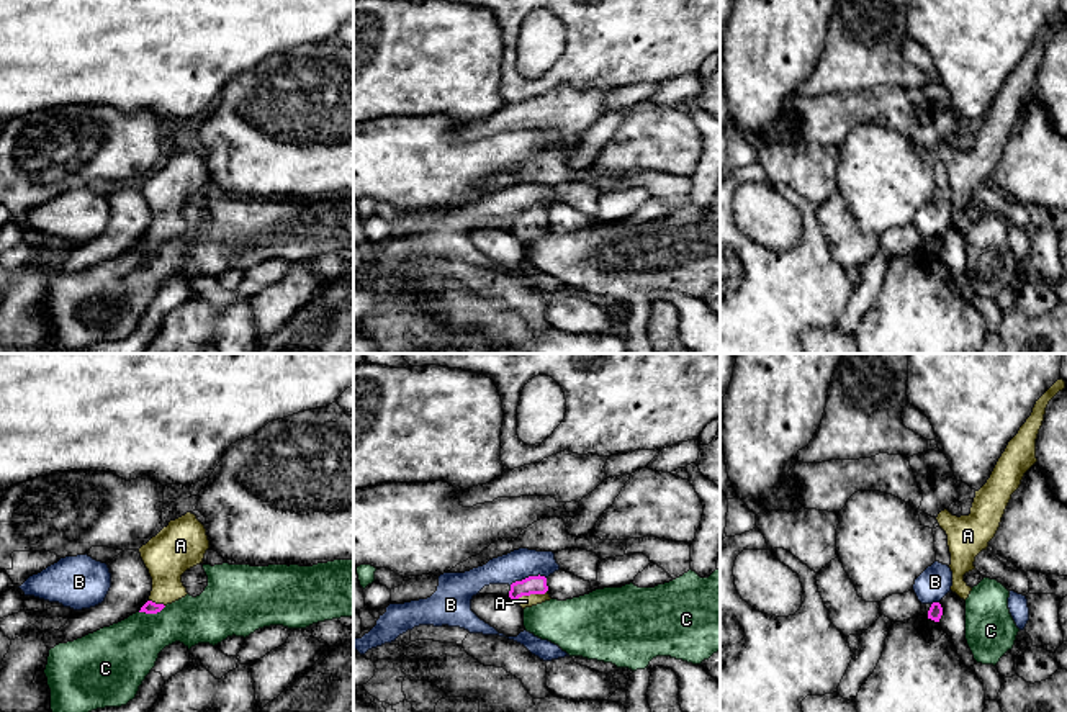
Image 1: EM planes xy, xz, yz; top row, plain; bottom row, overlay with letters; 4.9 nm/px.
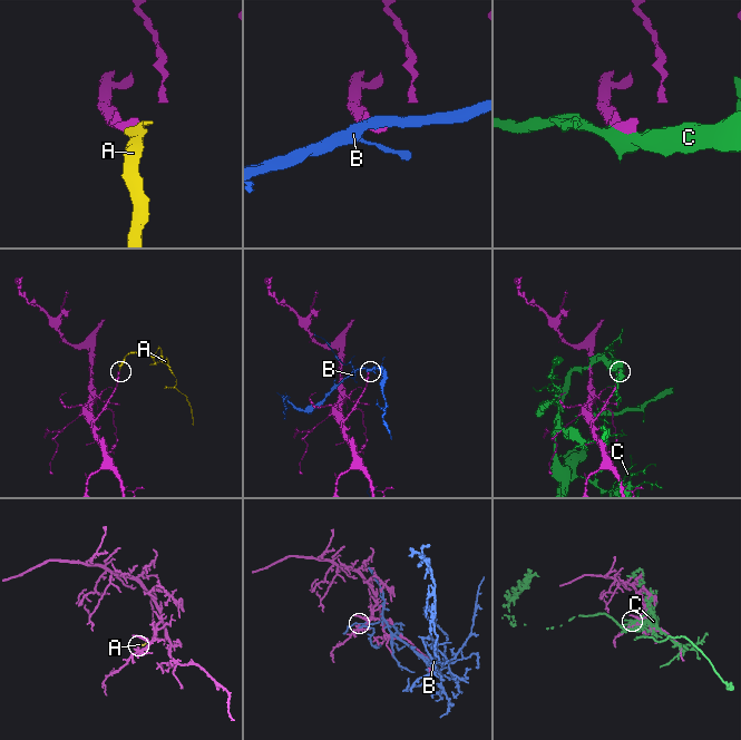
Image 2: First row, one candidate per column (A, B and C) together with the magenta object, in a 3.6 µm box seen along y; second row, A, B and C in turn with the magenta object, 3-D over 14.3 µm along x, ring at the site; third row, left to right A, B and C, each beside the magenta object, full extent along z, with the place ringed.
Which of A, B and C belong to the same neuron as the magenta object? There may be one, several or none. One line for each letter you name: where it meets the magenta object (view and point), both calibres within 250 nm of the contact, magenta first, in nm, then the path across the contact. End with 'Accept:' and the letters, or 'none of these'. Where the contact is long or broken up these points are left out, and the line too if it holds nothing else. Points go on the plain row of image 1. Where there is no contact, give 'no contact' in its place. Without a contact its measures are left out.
A: contact xz (531, 226); calibres 100 and 60 nm; way xz (534, 218), (531, 226), (526, 234)
Accept: A

